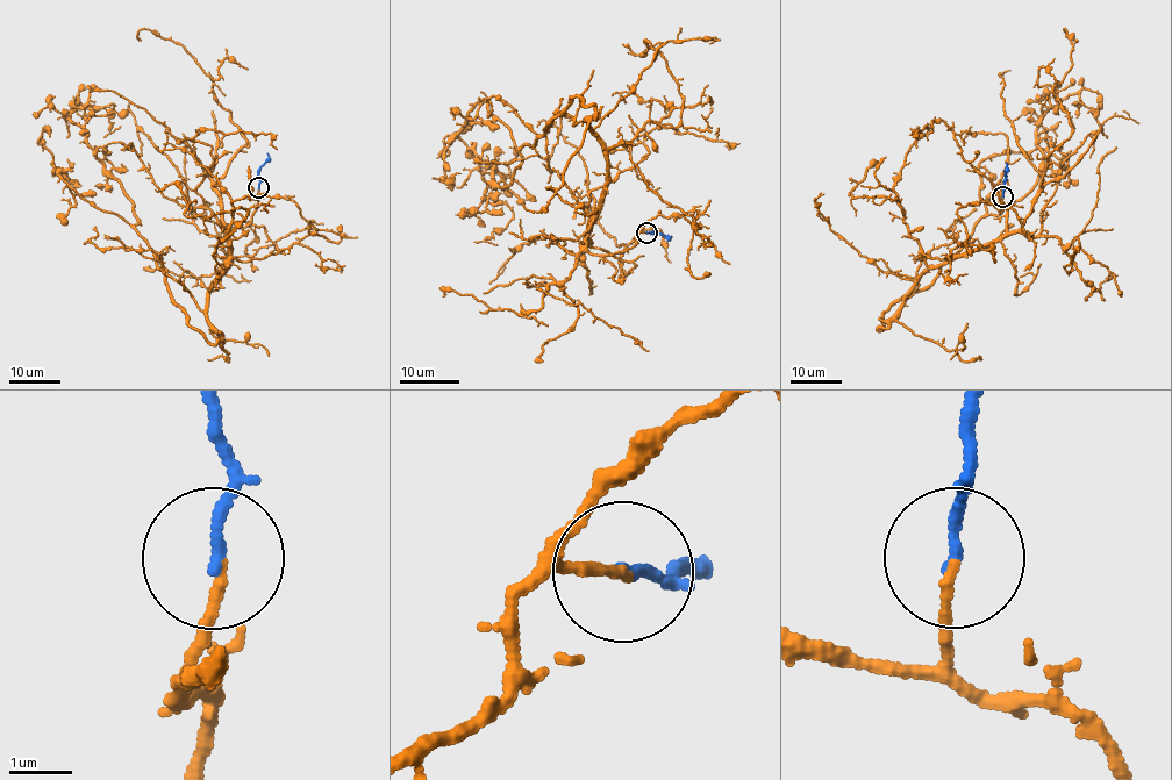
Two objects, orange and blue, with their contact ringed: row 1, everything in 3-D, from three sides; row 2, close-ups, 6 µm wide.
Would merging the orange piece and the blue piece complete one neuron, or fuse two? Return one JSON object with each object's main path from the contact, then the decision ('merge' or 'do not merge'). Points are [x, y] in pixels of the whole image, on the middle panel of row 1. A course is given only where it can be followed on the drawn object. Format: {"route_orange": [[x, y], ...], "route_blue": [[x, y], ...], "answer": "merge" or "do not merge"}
{"route_orange": [[648, 233], [586, 248], [606, 150], [558, 112], [504, 188], [483, 162], [512, 210], [498, 245]], "route_blue": [[647, 231], [671, 236]], "answer": "merge"}

